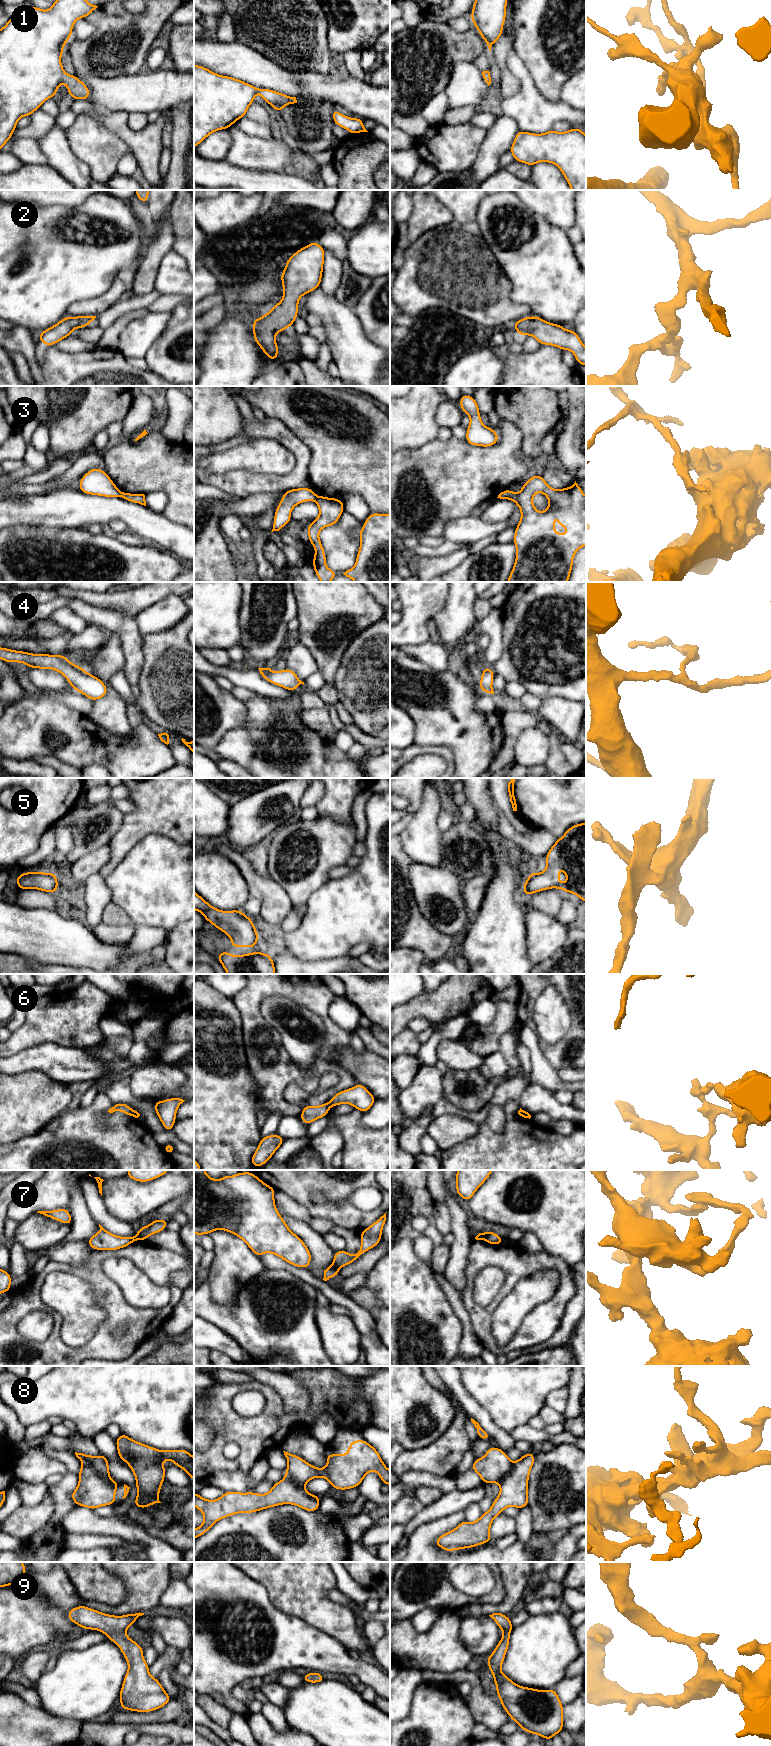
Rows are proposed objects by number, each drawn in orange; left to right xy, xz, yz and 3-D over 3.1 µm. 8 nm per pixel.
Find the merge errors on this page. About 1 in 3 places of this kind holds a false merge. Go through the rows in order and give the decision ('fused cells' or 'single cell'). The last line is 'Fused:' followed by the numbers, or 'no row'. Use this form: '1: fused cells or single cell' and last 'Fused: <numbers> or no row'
1: single cell
2: single cell
3: fused cells
4: single cell
5: single cell
6: fused cells
7: fused cells
8: single cell
9: single cell
Fused: 3, 6, 7

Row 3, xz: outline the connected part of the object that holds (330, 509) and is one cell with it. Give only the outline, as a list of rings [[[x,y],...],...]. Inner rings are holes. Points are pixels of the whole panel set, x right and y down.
[[[317,496],[316,503],[319,508],[319,516],[313,520],[306,531],[309,536],[309,543],[315,549],[312,565],[316,576],[321,582],[330,582],[338,573],[326,566],[326,555],[319,538],[319,532],[325,527],[336,524],[344,512],[344,503],[338,498]]]

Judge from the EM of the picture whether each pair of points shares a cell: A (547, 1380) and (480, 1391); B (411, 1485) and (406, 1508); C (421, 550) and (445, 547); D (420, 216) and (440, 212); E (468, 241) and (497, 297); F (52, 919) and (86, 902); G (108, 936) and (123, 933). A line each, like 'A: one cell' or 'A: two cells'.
A: one cell
B: one cell
C: one cell
D: one cell
E: one cell
F: two cells
G: one cell

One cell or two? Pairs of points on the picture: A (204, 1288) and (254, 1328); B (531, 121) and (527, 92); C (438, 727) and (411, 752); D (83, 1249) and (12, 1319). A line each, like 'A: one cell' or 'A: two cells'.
A: one cell
B: one cell
C: two cells
D: two cells

